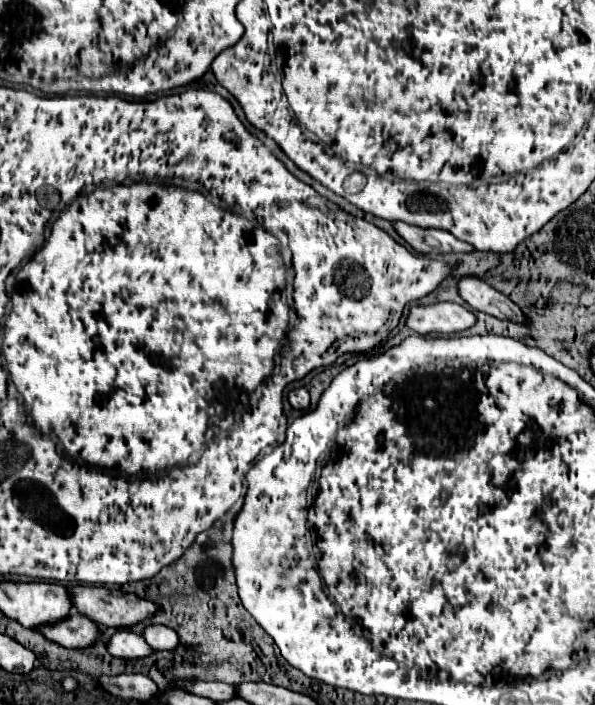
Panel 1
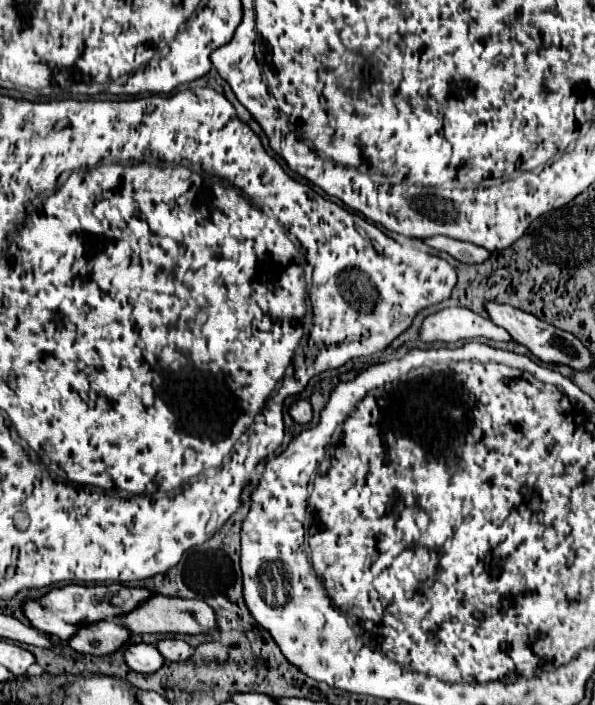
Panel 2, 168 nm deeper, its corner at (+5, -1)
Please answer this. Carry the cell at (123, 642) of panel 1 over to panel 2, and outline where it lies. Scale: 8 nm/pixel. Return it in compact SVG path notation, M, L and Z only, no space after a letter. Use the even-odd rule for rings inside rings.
M146 642L130 644L124 652L124 658L132 670L144 672L144 674L156 672L164 664L164 658L160 656L160 652L152 644L146 644Z

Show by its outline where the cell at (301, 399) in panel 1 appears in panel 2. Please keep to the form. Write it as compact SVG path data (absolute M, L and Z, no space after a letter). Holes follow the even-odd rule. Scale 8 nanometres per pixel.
M296 400L290 406L290 416L298 424L308 424L312 420L312 406L310 406L310 402L308 400Z

